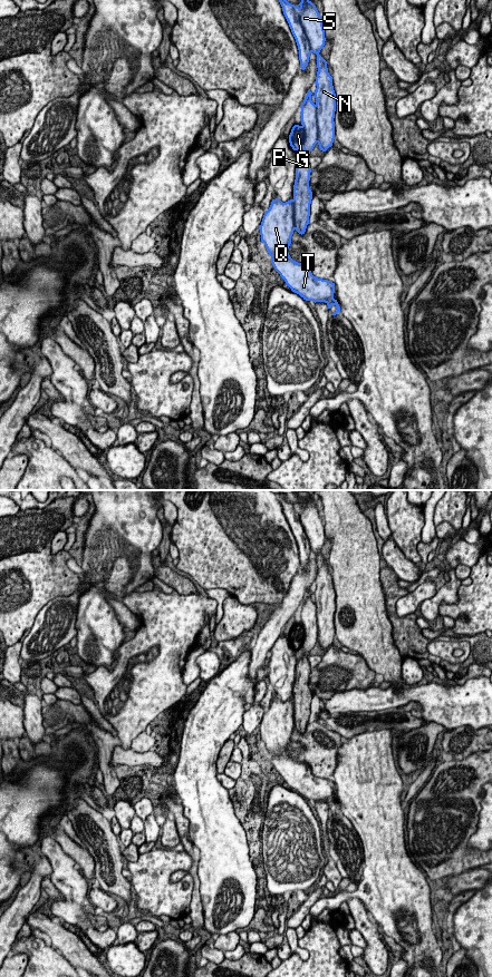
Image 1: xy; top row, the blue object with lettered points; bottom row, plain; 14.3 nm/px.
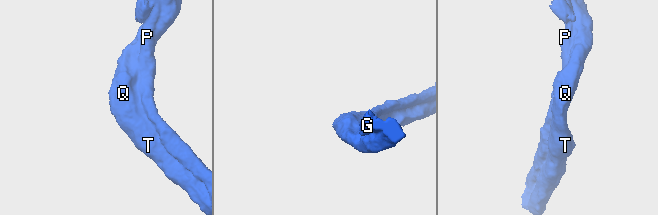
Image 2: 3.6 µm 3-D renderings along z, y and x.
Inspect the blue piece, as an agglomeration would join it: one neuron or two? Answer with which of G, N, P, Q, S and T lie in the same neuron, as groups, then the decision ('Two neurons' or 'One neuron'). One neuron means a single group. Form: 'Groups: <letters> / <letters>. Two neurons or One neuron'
Groups: G / N P Q S T. Two neurons

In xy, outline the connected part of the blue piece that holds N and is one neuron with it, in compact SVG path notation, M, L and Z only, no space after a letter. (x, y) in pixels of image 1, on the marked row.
M287 0L279 2L298 46L300 68L306 69L311 52L317 55L316 102L312 102L309 89L300 106L305 130L303 157L296 166L293 198L286 203L279 198L272 199L259 229L274 270L291 291L306 301L325 302L328 309L335 305L337 311L331 315L336 315L340 306L334 299L335 283L313 276L308 265L293 261L288 253L293 231L302 235L309 224L312 192L309 188L311 168L308 156L316 144L326 152L335 139L336 94L327 61L319 55L326 41L325 30L311 1L301 0L298 6Z

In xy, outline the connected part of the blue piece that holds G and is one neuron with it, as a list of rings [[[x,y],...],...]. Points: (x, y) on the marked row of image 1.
[[[295,125],[289,135],[289,143],[293,150],[298,150],[302,147],[305,139],[305,130],[302,126]]]

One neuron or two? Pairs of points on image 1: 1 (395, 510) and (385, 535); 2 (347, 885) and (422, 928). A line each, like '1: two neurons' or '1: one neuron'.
1: two neurons
2: two neurons

